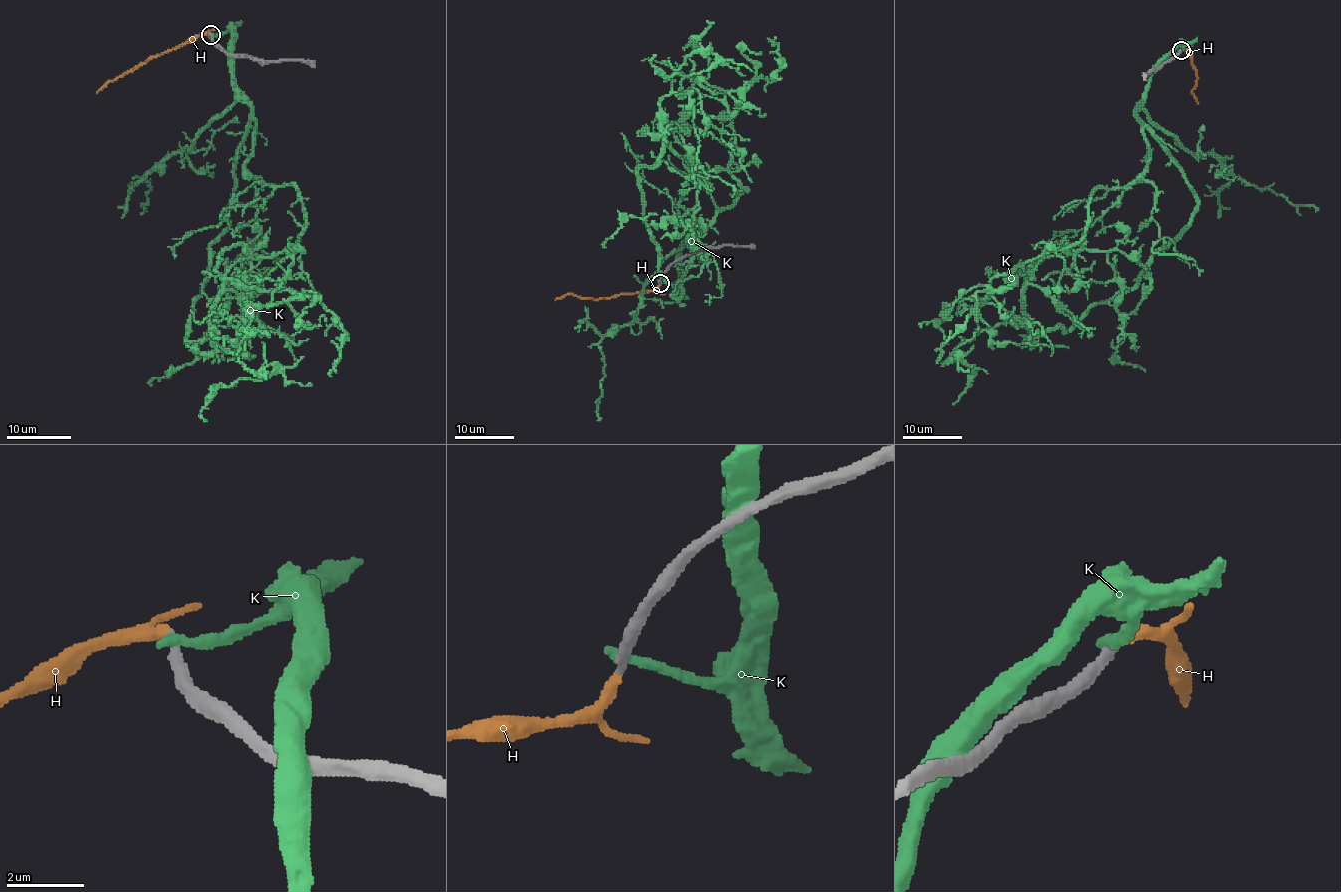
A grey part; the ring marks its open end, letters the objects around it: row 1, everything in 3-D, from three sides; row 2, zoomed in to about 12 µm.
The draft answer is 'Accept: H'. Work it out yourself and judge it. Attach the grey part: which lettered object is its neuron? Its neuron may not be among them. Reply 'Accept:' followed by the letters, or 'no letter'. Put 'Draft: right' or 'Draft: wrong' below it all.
Accept: H
Draft: right

